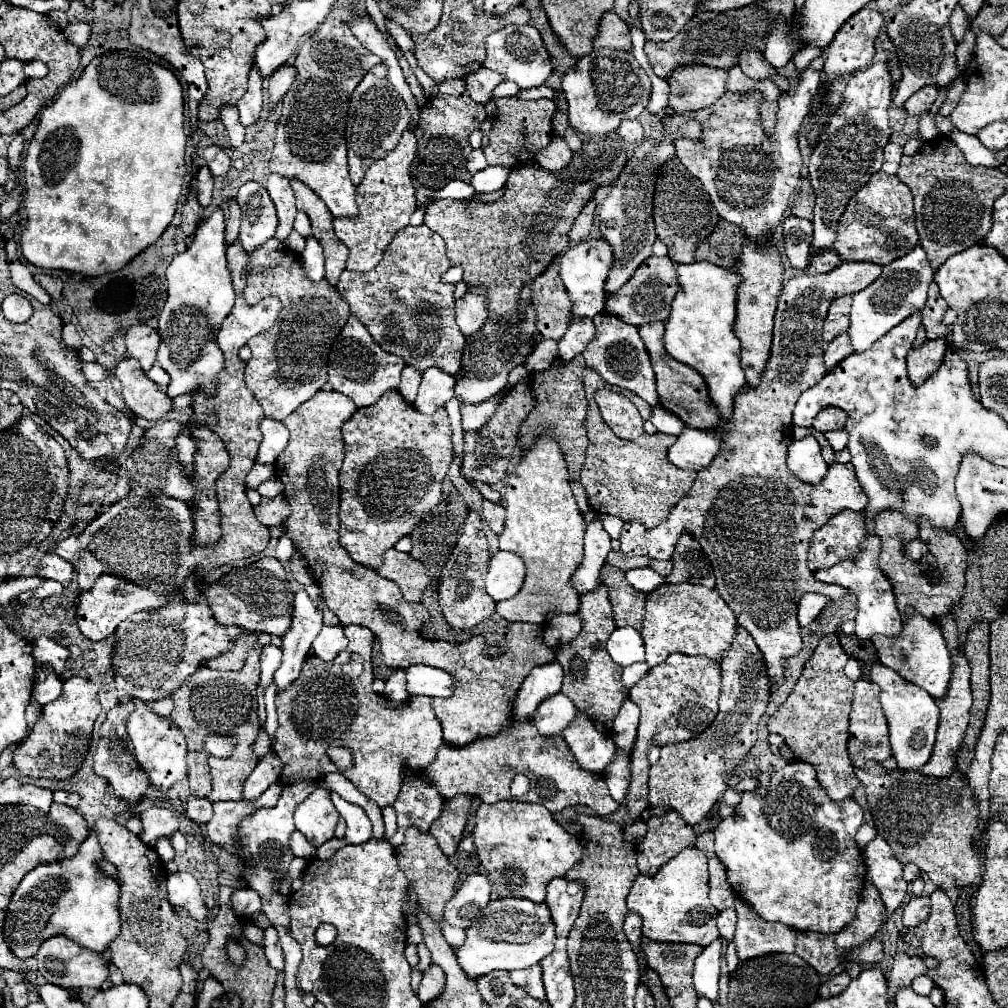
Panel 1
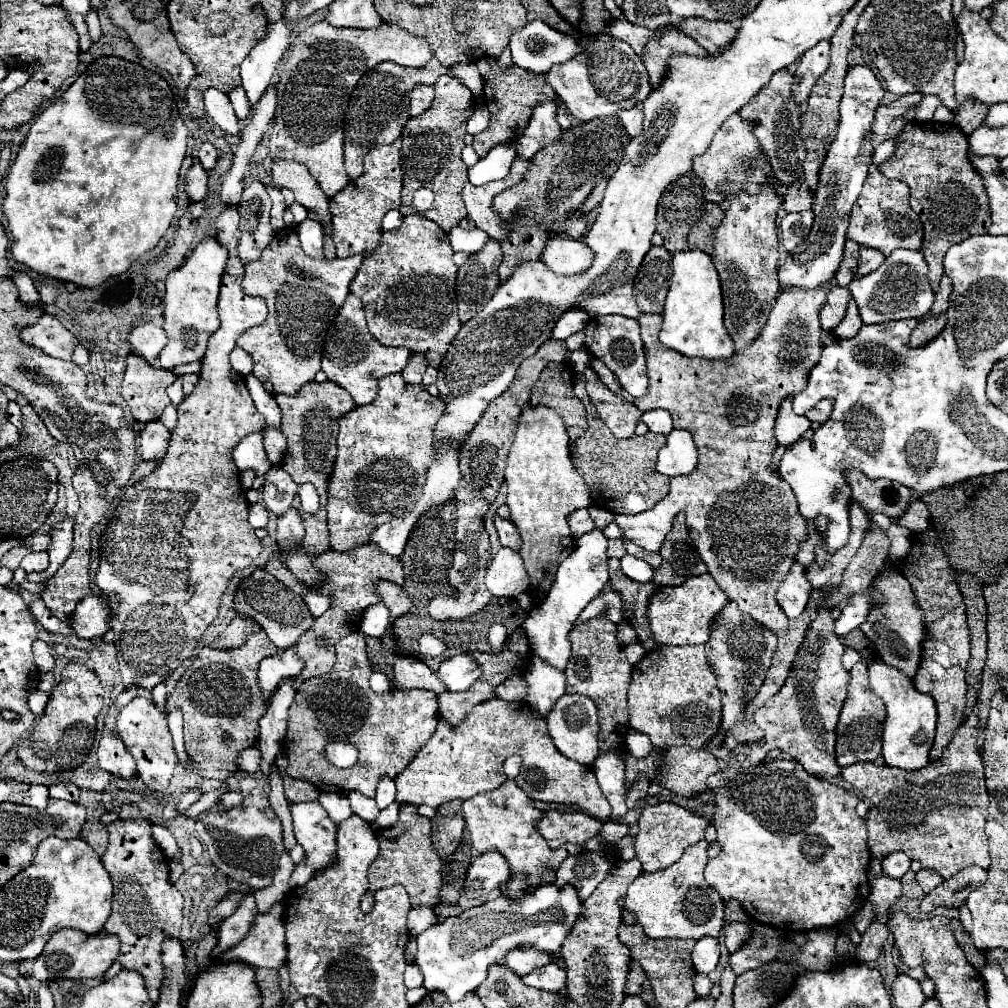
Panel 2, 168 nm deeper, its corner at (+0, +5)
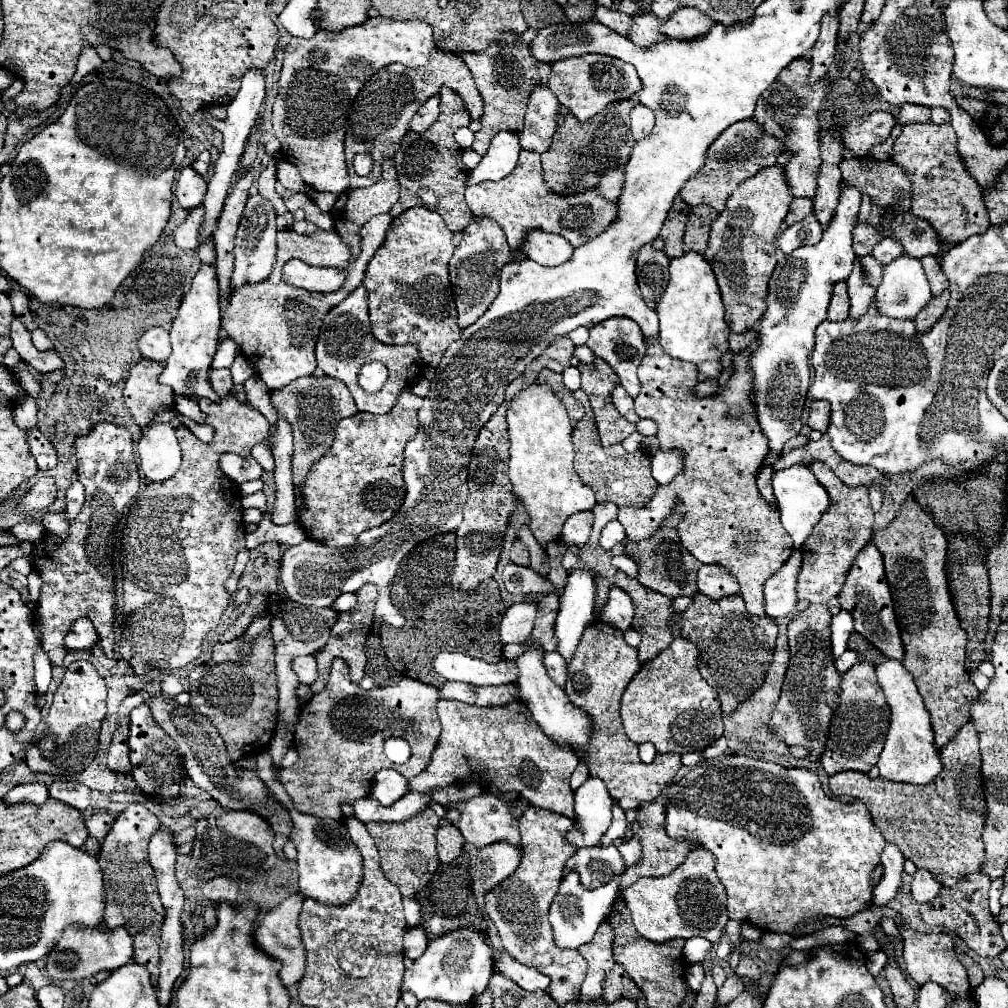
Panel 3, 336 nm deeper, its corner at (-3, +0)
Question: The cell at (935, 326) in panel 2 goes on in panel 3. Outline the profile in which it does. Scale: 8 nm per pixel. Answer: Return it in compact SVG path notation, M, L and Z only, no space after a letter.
M945 290L941 296L933 296L931 302L921 310L921 314L915 318L915 328L917 332L925 334L929 328L937 324L937 320L945 314L949 302L949 290Z

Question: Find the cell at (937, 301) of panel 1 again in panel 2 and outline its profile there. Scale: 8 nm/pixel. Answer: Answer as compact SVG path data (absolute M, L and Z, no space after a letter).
M906 121L902 133L896 137L898 143L896 143L894 155L888 161L884 161L882 165L878 165L882 175L886 175L890 179L898 179L910 187L910 207L920 215L920 221L924 223L922 253L924 253L928 269L930 269L928 279L930 279L934 291L938 289L938 277L942 277L942 273L944 273L942 259L944 259L948 247L954 243L960 243L972 235L984 235L984 233L988 233L988 227L990 227L990 209L988 209L986 189L982 185L982 177L978 177L978 173L974 173L974 169L970 169L970 163L966 161L964 137L966 135L958 129L958 125L936 123L936 121L912 125L910 121Z

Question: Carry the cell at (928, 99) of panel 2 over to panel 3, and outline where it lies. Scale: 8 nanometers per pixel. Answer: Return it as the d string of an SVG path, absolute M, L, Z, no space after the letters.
M903 104L897 110L895 118L901 126L905 126L909 122L931 122L931 108L917 106L917 104Z

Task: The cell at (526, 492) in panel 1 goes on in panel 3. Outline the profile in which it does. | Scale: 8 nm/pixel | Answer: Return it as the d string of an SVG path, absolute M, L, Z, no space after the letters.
M531 384L517 396L513 396L507 410L511 458L509 480L517 500L529 514L529 528L535 540L547 548L547 544L561 538L561 528L573 512L593 510L595 492L581 482L573 468L573 442L571 422L565 406L555 398L549 386Z

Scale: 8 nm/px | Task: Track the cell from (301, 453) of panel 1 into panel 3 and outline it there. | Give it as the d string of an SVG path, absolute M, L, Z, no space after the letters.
M305 376L297 378L297 382L291 382L289 386L271 392L271 402L275 410L291 424L293 428L293 482L295 482L295 502L297 510L305 510L305 498L301 494L301 486L309 474L309 470L325 456L325 450L333 444L333 434L337 428L337 422L345 416L357 414L357 406L353 402L353 396L349 394L347 386L339 380L333 380L329 376L315 378Z

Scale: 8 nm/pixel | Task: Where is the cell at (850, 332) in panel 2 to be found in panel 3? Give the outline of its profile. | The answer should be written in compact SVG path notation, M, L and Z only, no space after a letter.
M855 260L853 272L849 274L847 280L849 286L849 298L851 298L851 318L861 318L865 316L865 310L869 310L873 296L875 296L875 288L863 282L863 274L861 274L861 264Z

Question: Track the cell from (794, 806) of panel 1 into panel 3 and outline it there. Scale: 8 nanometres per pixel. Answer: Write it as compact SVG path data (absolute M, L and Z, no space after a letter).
M727 756L727 758L719 758L719 760L711 760L705 764L695 766L687 776L683 776L681 780L673 782L671 786L665 788L665 794L669 798L667 804L667 834L671 838L691 838L693 844L699 844L707 850L711 850L717 858L715 862L715 870L717 876L721 880L721 884L727 890L727 914L731 920L739 920L739 922L749 922L755 928L763 930L763 932L789 932L793 934L793 930L799 928L799 924L811 924L811 922L821 922L827 916L835 916L835 918L851 918L853 914L865 910L871 906L871 898L873 898L873 886L869 882L871 878L871 870L879 864L879 854L885 848L885 838L881 836L881 832L877 830L877 826L871 820L871 814L867 810L867 806L861 800L855 802L839 802L837 798L831 798L823 792L817 776L811 770L803 770L803 768L785 768L779 764L767 764L763 760L755 760L751 756Z

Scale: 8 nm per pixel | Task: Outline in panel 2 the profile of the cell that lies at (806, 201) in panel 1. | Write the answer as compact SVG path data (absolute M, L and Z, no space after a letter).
M796 181L794 185L784 189L784 211L796 213L796 211L808 211L812 207L812 191L804 181Z

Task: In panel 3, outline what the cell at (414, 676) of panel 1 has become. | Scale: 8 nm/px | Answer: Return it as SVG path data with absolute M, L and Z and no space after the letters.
M441 652L433 660L433 668L445 680L465 682L471 686L499 686L517 682L517 664L505 658L497 664L489 664L467 654Z

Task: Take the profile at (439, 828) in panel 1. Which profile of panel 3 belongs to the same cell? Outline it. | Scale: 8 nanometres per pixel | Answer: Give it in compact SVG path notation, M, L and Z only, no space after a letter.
M447 810L445 818L439 822L437 852L439 852L441 862L453 862L461 854L461 848L465 844L465 838L461 836L457 828L459 814L461 814L459 810Z

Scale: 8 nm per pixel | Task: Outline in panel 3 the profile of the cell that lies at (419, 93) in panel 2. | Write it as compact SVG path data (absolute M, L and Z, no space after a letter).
M435 94L435 96L431 96L431 98L419 108L417 114L413 116L413 120L411 120L411 130L423 132L425 128L429 128L429 126L437 120L437 116L439 116L439 96Z

